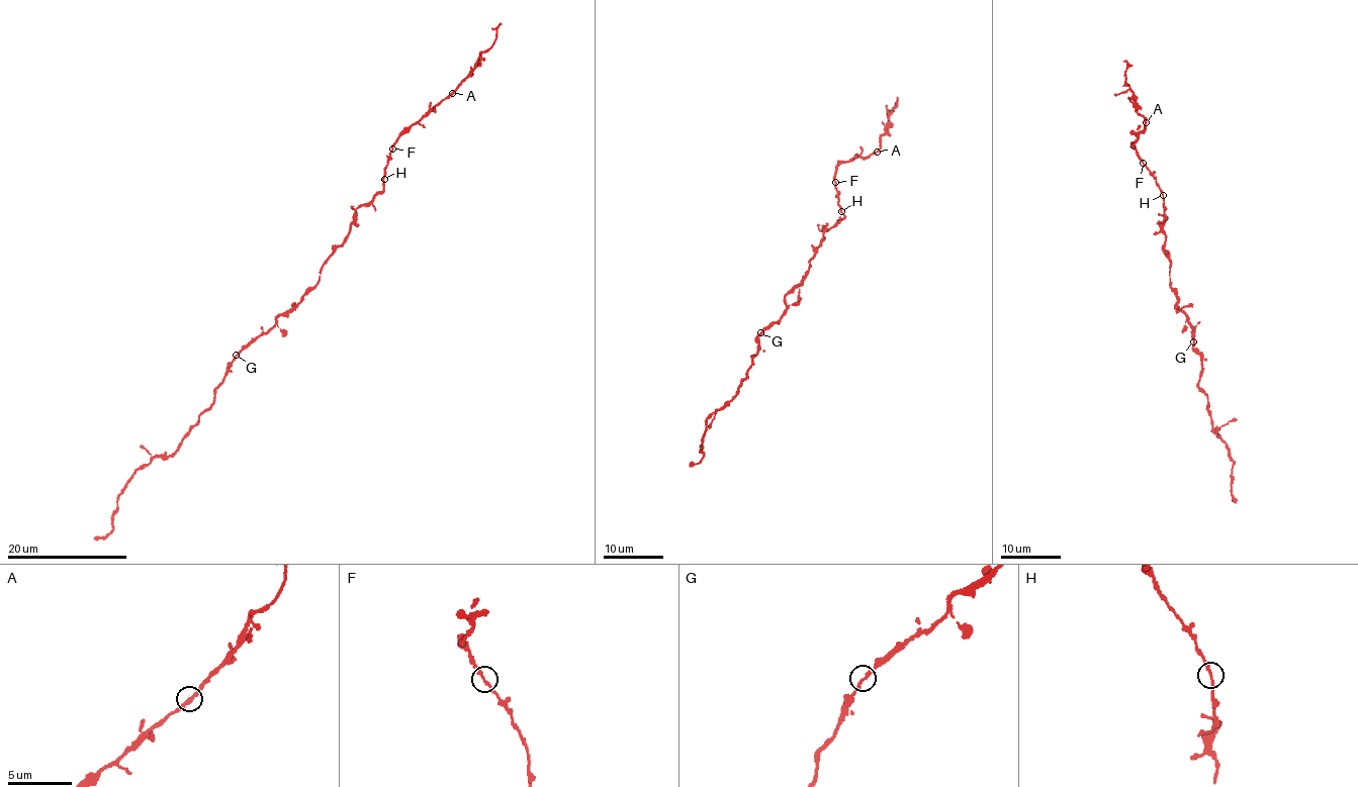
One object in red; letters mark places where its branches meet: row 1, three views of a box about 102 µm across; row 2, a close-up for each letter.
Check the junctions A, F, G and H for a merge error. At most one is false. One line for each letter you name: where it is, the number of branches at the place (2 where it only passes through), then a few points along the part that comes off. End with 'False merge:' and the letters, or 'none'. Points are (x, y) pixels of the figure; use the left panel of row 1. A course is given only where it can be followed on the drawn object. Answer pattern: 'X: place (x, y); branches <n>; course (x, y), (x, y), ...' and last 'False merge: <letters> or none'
False merge: none

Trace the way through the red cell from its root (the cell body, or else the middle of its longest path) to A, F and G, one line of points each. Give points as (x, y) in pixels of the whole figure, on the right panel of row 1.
A: (1175, 290), (1169, 276), (1171, 262), (1164, 251), (1162, 223), (1167, 217), (1163, 192), (1133, 145), (1145, 123)
F: (1175, 290), (1169, 276), (1171, 262), (1164, 251), (1164, 198), (1156, 177), (1143, 163)
G: (1175, 290), (1176, 306), (1193, 327), (1191, 332), (1193, 341)

